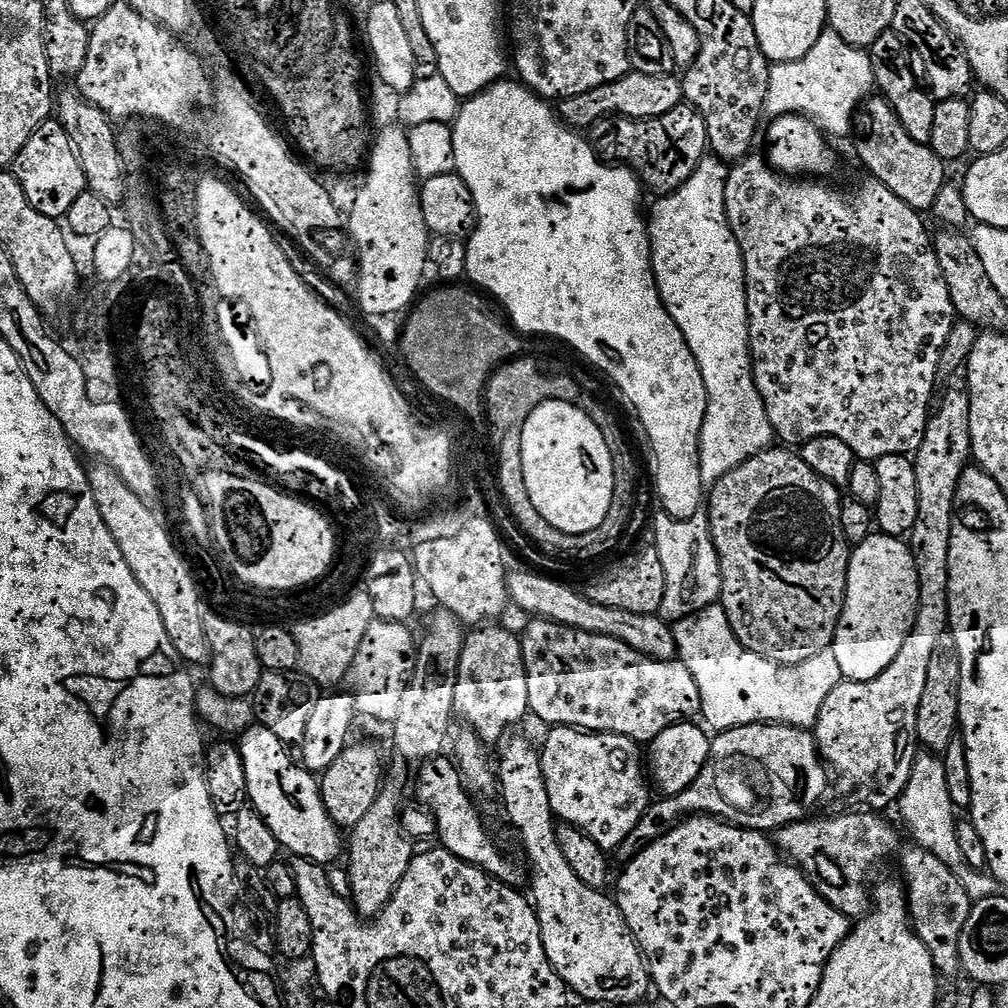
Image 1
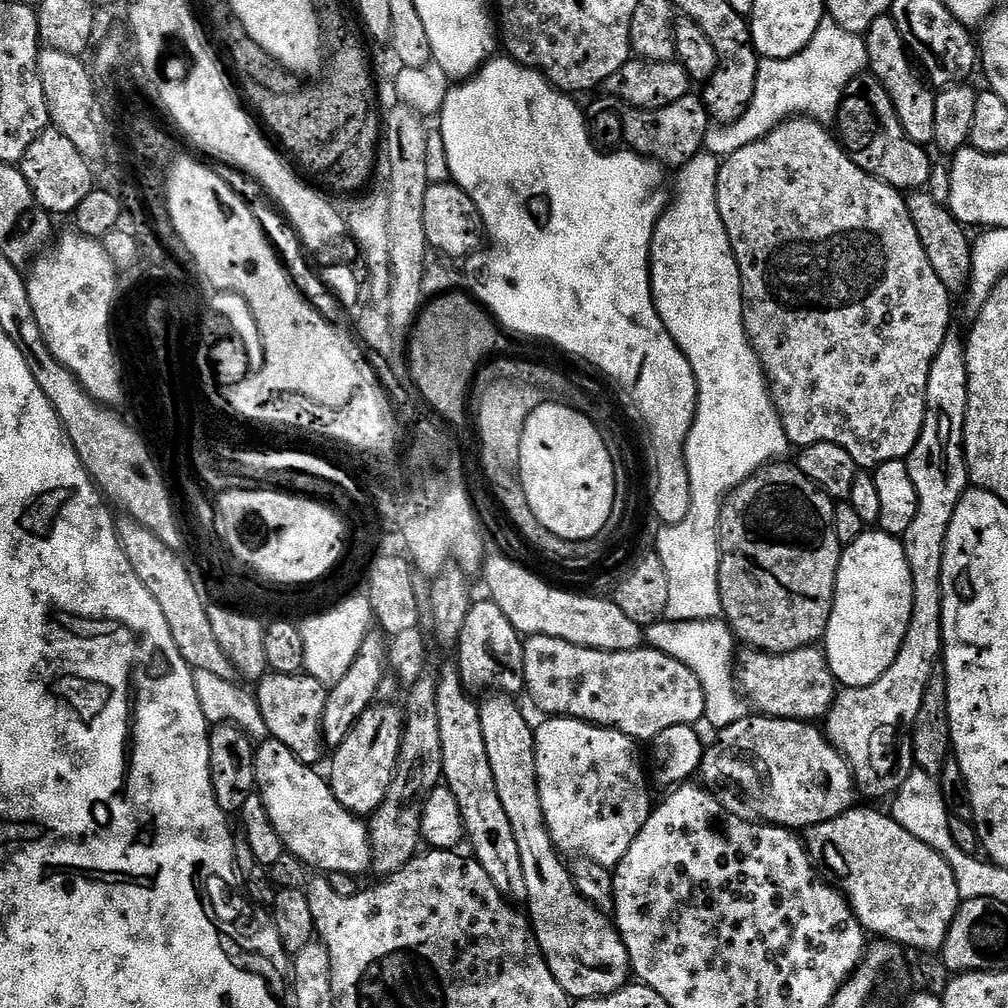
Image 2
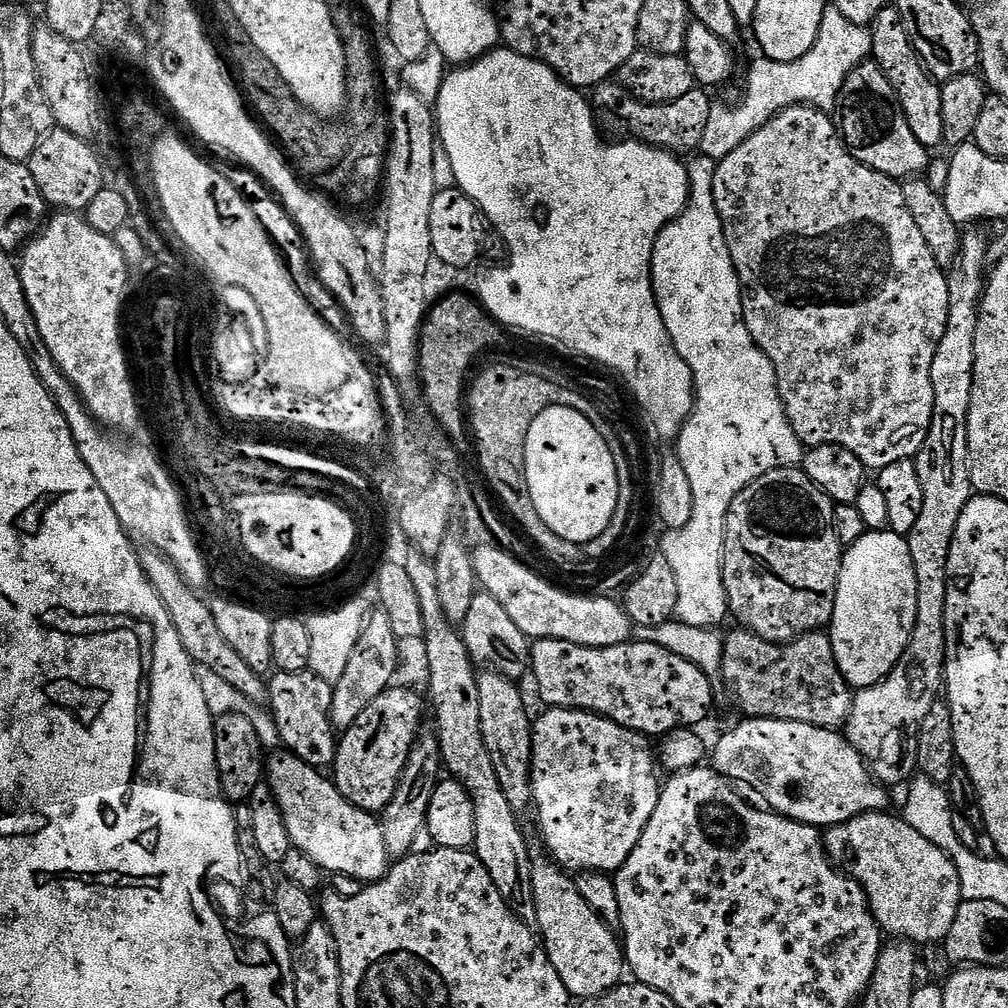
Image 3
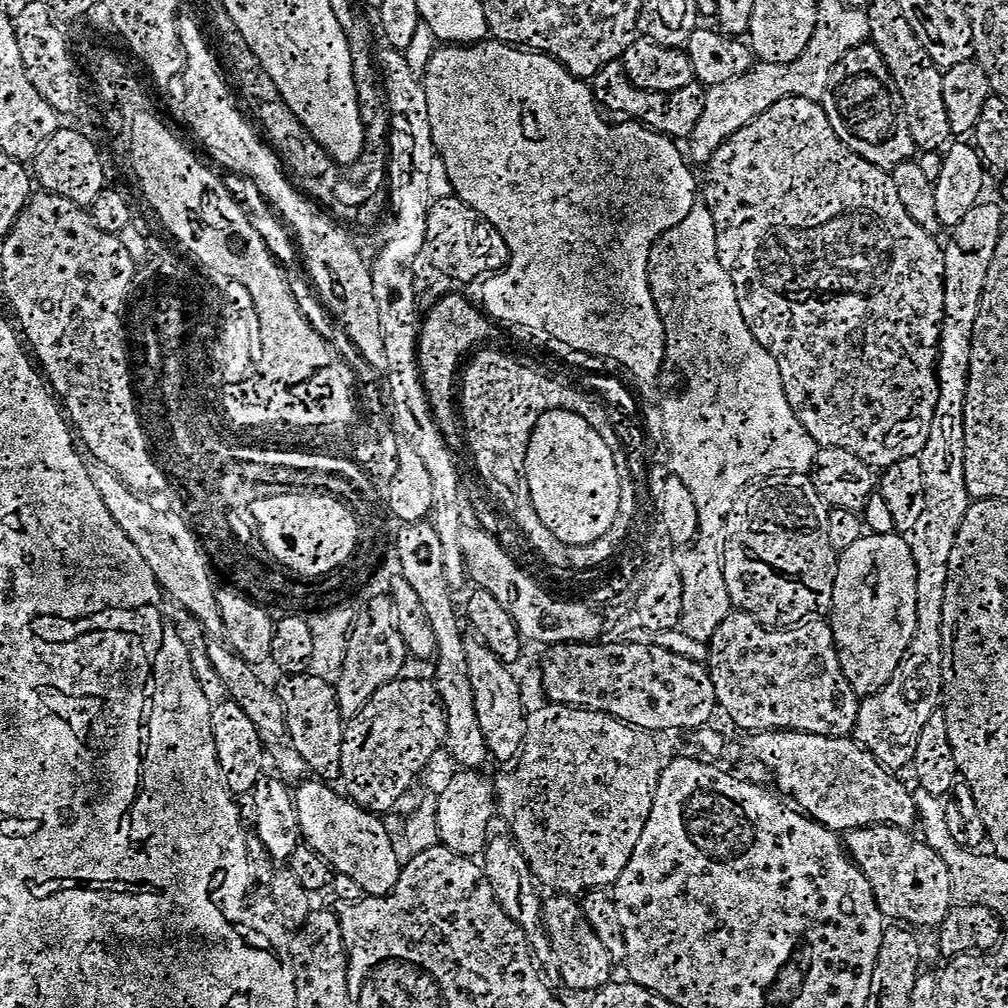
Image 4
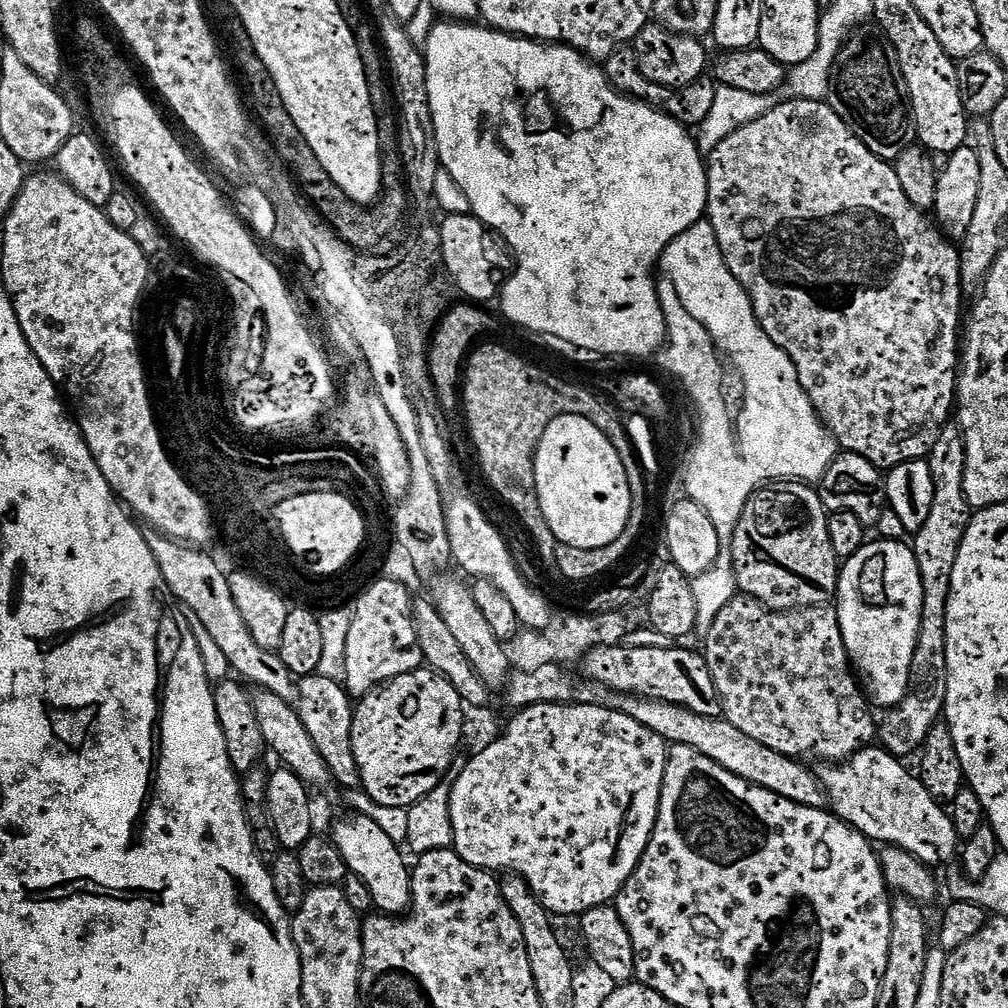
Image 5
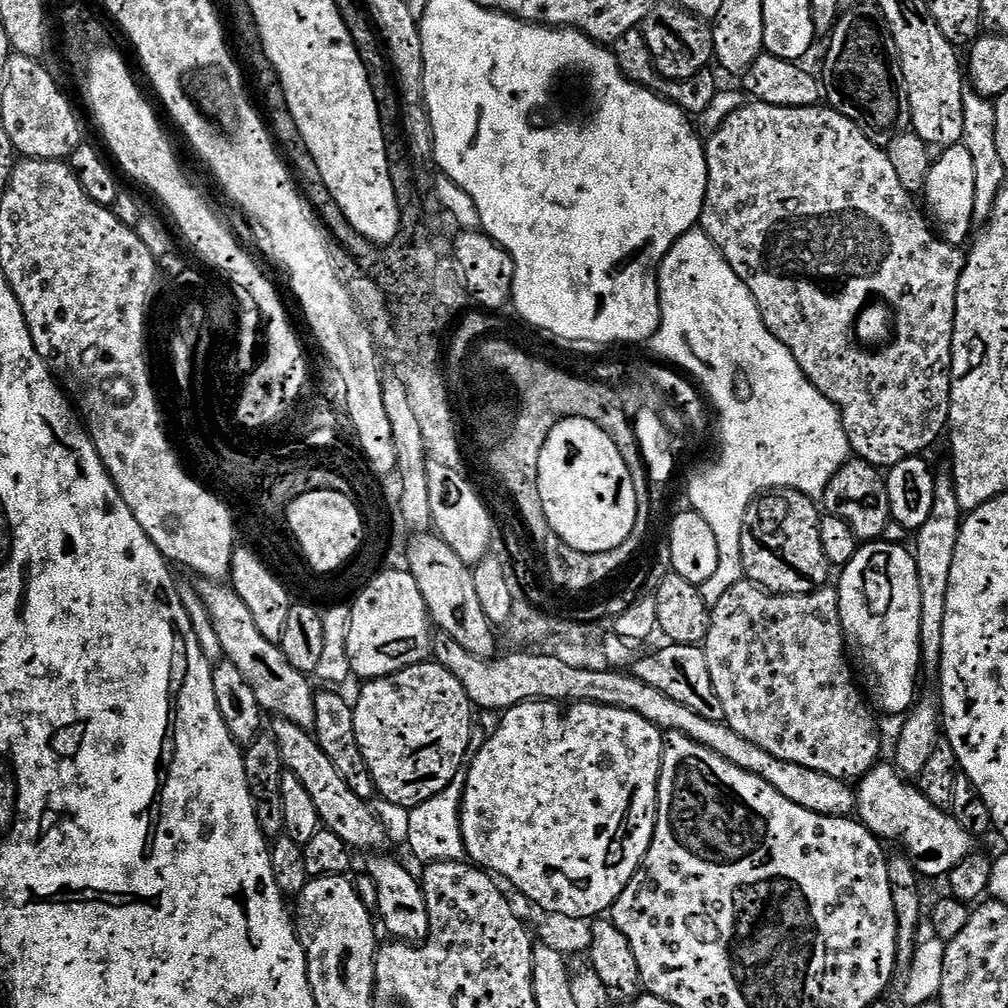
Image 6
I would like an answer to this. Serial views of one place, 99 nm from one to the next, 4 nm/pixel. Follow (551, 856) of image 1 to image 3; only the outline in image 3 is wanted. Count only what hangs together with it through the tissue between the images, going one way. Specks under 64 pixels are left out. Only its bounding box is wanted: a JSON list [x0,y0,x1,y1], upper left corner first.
[477,670,626,998]

